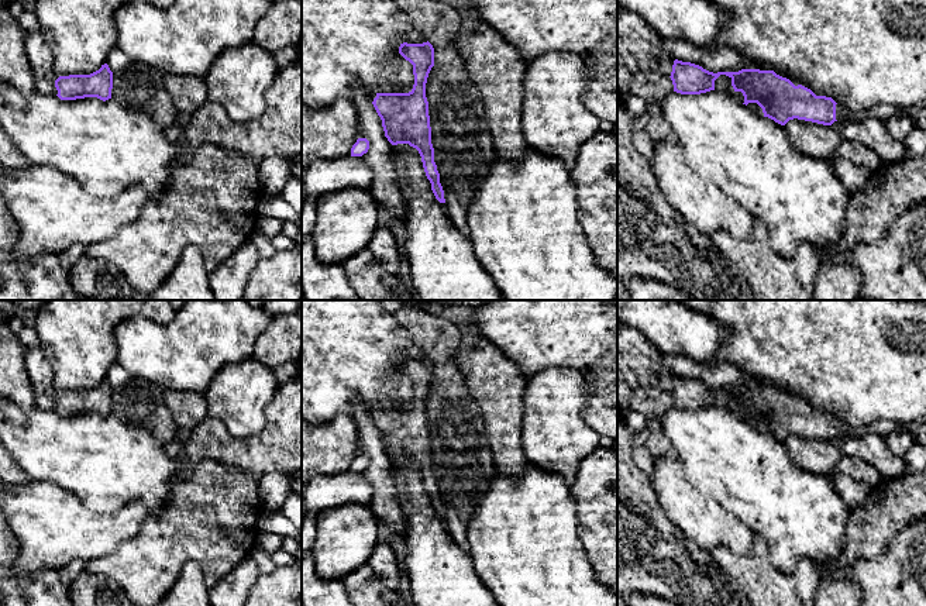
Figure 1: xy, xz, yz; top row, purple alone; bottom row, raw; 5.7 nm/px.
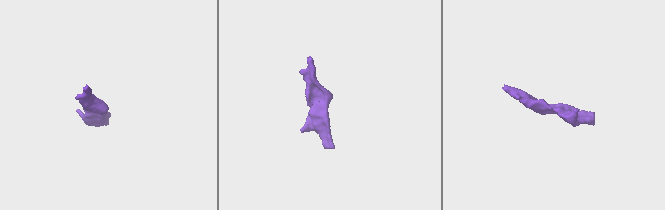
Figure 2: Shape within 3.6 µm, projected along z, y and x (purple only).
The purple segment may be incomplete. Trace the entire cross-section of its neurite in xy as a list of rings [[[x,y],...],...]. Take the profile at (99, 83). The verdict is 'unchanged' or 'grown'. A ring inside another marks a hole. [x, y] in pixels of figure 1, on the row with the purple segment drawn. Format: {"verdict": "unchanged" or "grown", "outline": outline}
{"verdict": "unchanged", "outline": [[[104,63],[99,70],[90,75],[59,76],[55,80],[55,87],[58,90],[56,96],[61,100],[97,97],[106,101],[111,99],[113,72],[109,65]]]}

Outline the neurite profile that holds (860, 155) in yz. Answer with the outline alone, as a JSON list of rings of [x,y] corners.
[[[847,140],[840,142],[833,156],[868,168],[871,173],[882,166],[881,159],[870,148]]]

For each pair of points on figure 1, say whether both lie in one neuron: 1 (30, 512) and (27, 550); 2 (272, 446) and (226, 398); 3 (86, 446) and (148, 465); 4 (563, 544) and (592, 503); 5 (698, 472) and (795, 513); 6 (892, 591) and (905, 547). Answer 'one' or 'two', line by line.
1: one
2: two
3: one
4: two
5: one
6: one

